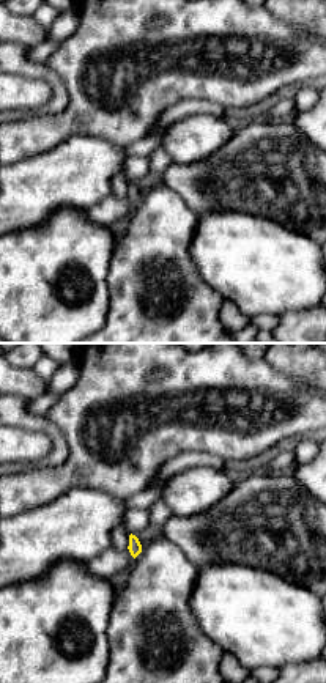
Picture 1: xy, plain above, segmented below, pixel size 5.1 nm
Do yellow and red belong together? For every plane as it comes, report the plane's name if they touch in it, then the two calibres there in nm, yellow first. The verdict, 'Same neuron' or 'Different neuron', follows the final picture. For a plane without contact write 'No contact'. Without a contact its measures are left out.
No contact

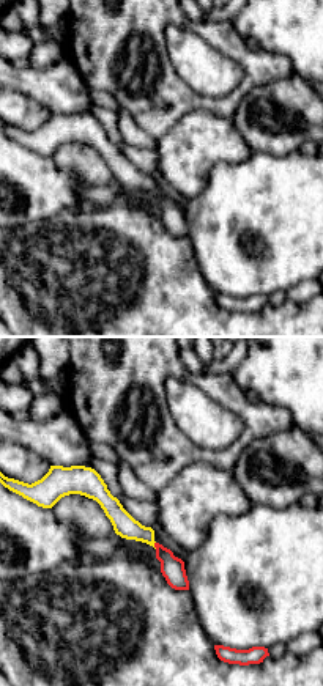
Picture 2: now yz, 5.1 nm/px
Touches yellow in yz. Thickness 120 nm (yellow) against 120 nm

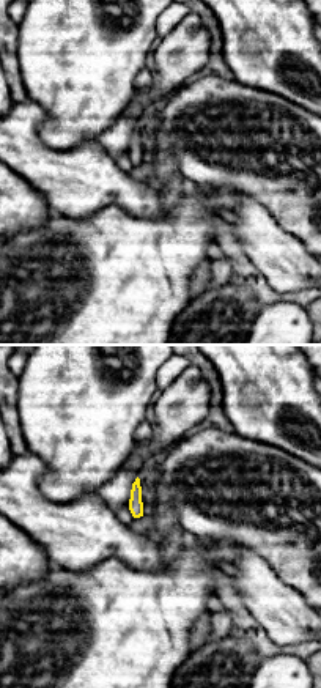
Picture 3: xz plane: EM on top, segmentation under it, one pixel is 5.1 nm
No contact

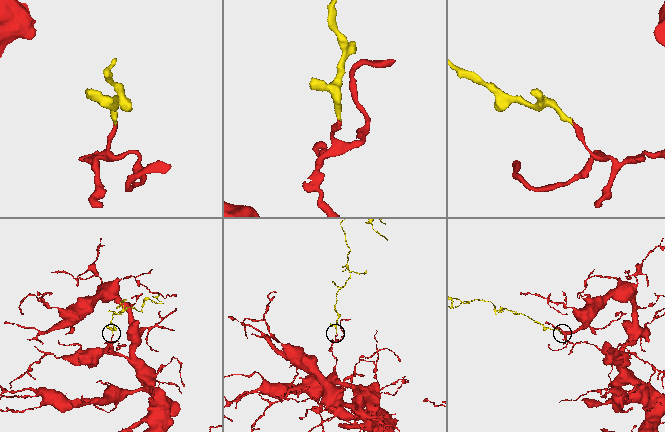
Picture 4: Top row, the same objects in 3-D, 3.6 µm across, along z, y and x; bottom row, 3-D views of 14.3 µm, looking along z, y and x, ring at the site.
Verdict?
Same neuron

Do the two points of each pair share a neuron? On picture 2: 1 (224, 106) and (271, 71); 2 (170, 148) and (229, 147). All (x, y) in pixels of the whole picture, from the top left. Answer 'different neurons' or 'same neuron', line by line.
1: same neuron
2: same neuron

